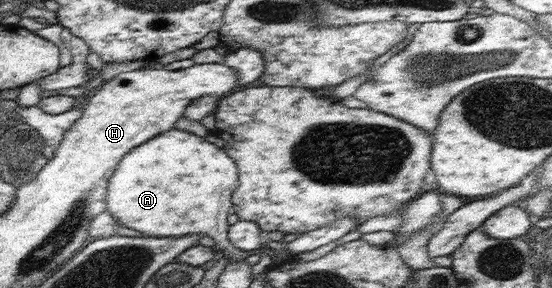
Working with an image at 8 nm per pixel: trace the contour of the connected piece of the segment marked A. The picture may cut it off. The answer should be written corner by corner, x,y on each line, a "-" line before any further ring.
172,128
154,136
129,151
121,160
115,174
108,182
106,209
119,220
123,227
143,232
145,236
185,236
185,234
203,234
216,242
224,256
230,256
231,263
247,258
252,252
235,248
228,239
227,216
231,204
231,194
237,188
237,168
235,162
215,144
207,142
205,137
188,131

